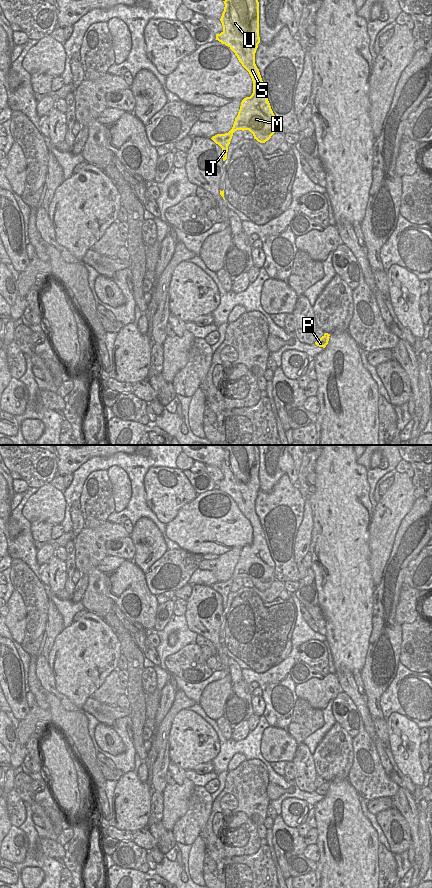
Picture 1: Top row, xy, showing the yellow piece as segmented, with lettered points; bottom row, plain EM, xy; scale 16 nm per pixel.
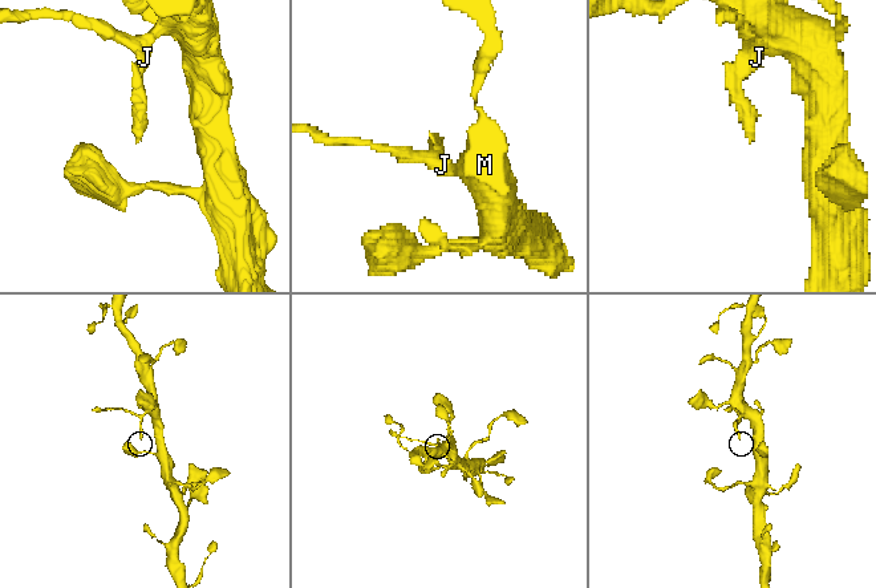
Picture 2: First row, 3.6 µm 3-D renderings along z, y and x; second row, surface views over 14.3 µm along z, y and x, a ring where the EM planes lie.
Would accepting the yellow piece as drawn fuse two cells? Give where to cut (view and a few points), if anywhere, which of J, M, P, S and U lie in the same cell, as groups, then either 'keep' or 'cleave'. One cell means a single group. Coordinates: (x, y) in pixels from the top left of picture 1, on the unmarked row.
cut in xy along (228, 580), (231, 585); J / M P S U; cleave

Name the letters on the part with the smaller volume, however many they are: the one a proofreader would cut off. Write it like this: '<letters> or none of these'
J

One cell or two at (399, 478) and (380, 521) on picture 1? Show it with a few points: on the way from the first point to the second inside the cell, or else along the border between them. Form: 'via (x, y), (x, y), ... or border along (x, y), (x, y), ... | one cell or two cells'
via (399, 489), (399, 499), (390, 510) | one cell

